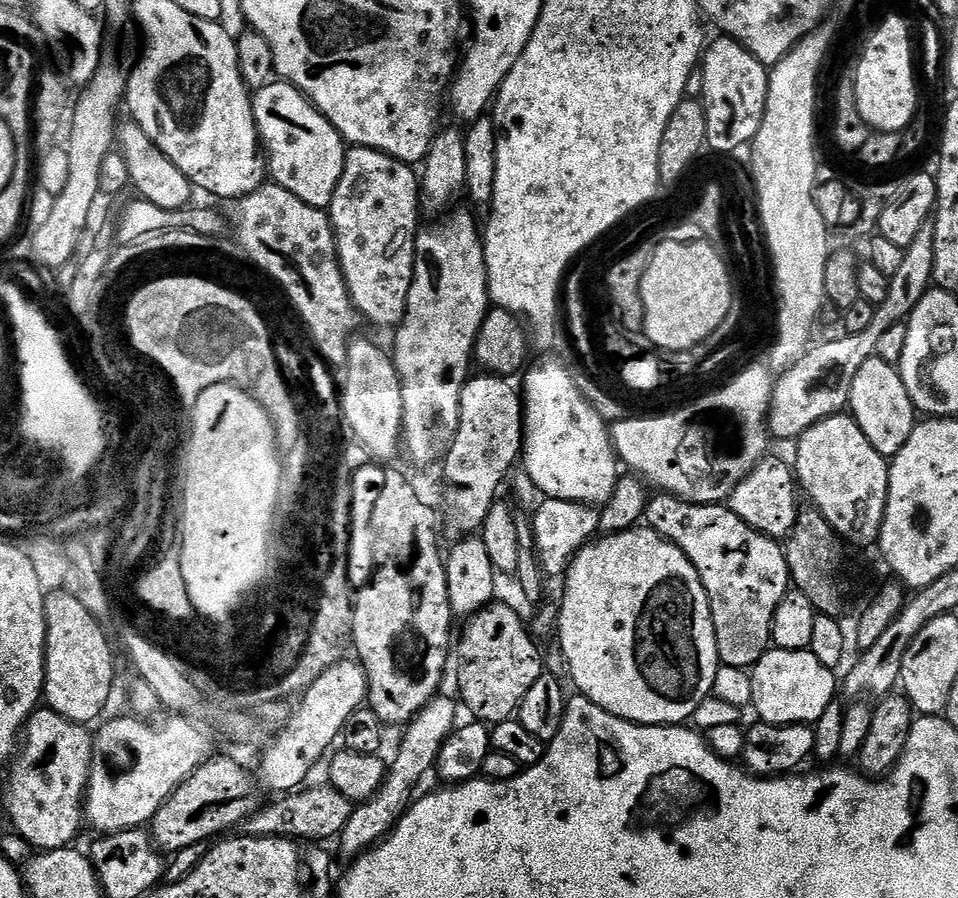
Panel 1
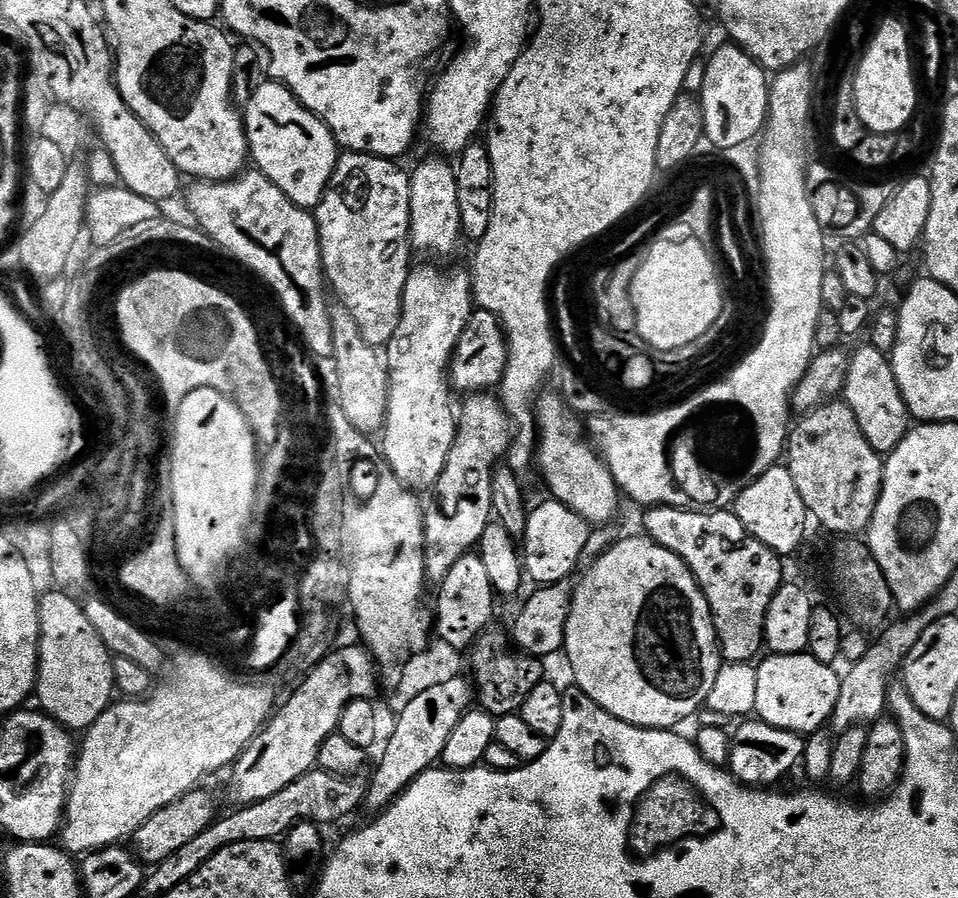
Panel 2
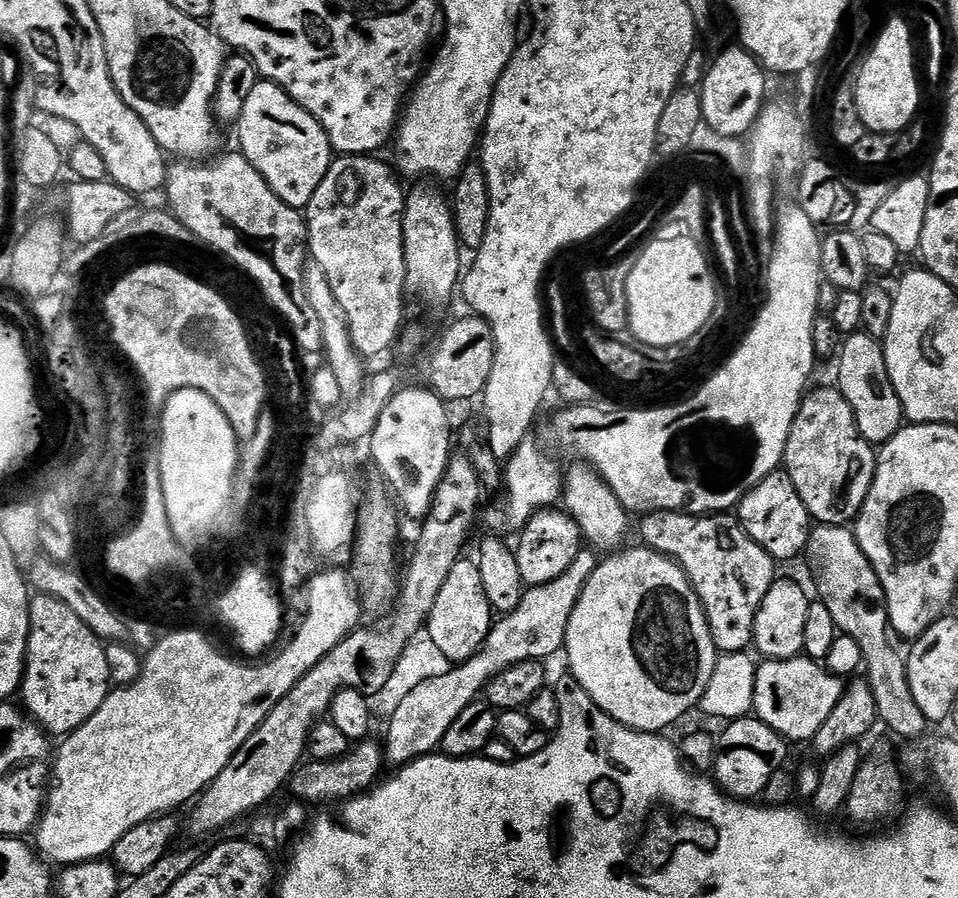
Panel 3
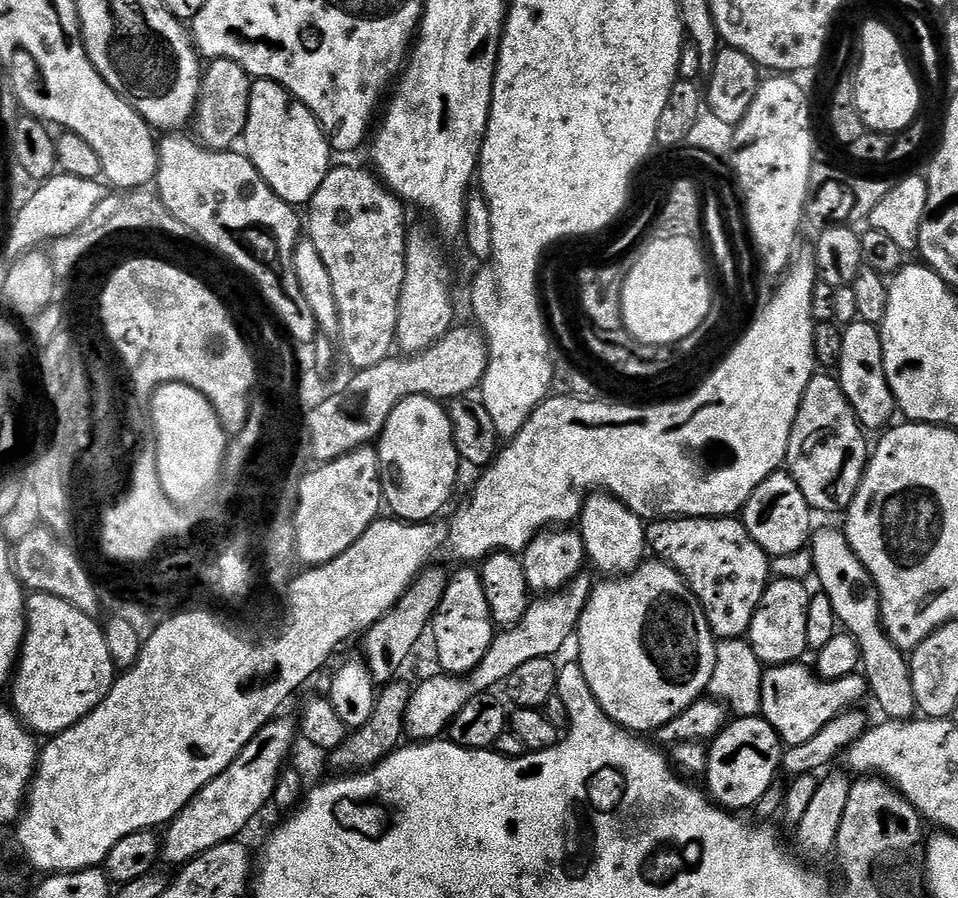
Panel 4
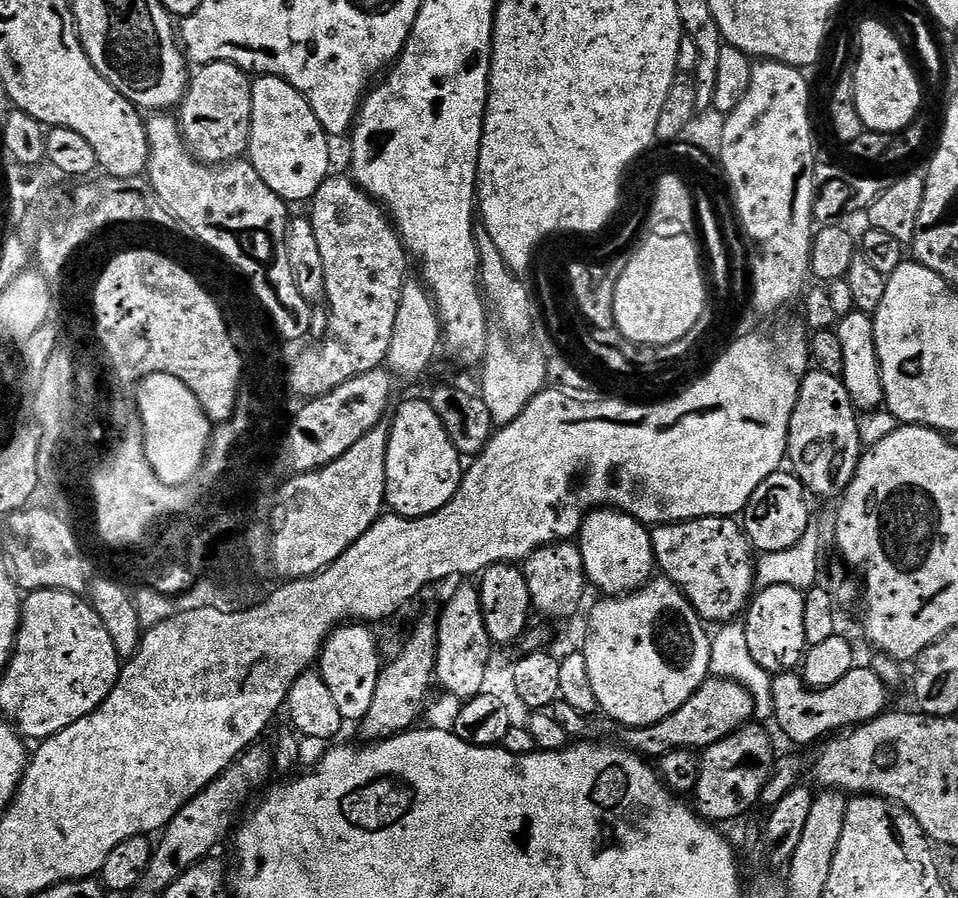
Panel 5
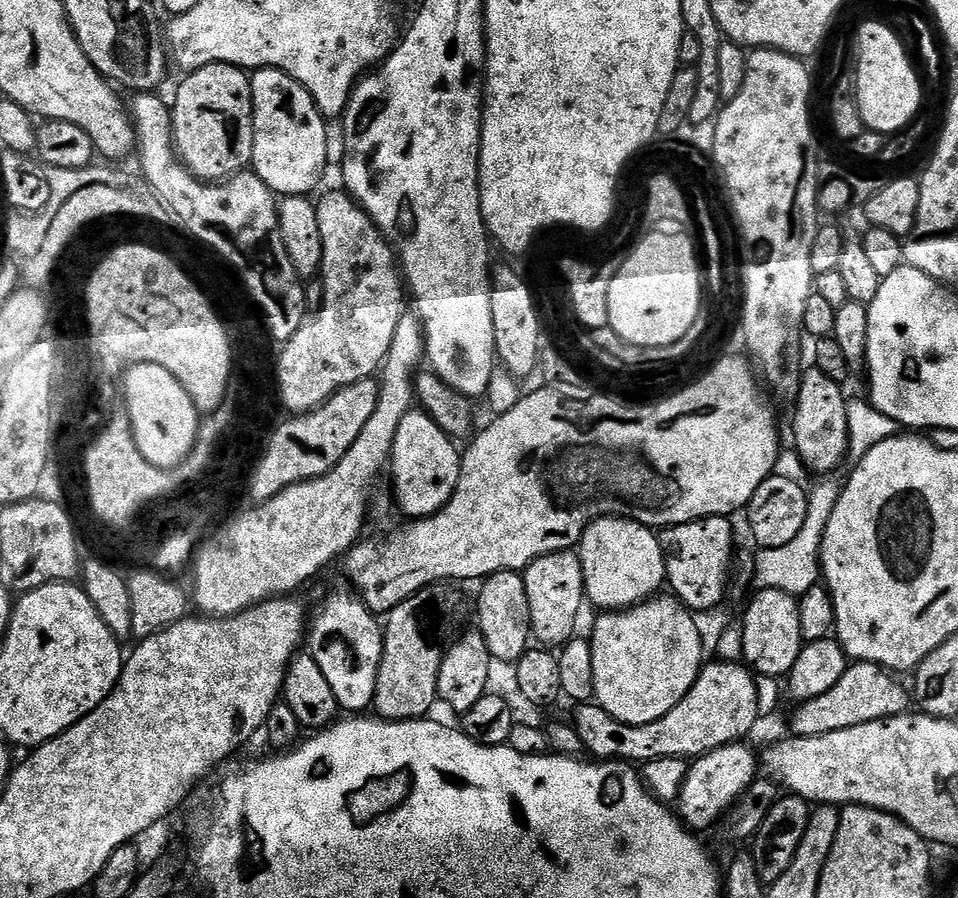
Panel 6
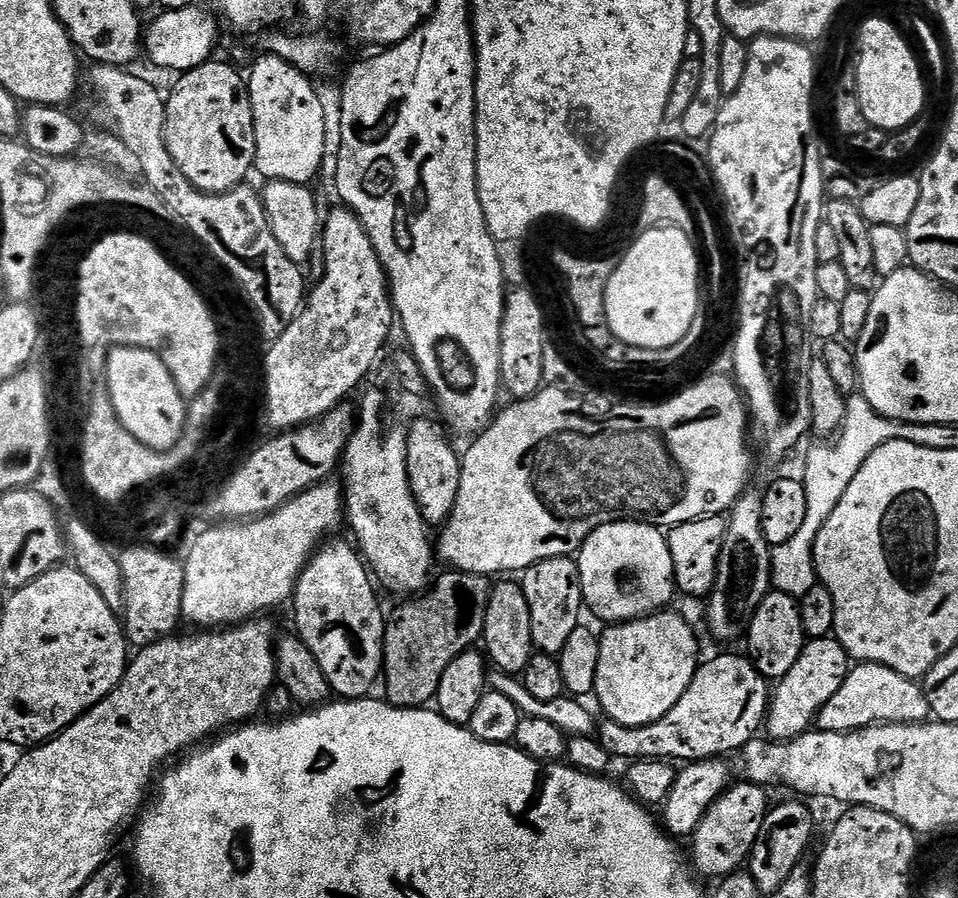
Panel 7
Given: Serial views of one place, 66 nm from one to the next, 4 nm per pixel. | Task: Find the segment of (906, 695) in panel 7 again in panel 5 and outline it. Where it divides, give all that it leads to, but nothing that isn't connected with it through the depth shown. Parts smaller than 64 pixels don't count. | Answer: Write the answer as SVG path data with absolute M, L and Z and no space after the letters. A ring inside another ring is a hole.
M855 666L844 678L825 688L810 688L795 671L781 672L772 677L772 715L774 723L796 744L812 744L815 740L823 741L829 734L851 729L858 724L867 724L876 716L884 715L888 704L889 687L884 685L871 667Z

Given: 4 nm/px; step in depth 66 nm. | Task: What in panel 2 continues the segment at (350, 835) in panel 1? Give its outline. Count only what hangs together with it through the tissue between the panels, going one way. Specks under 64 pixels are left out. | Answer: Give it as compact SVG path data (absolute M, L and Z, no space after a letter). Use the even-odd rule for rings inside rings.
M460 675L448 682L440 681L428 690L423 690L422 694L418 694L401 707L404 709L401 710L400 717L397 718L396 725L393 726L392 733L389 734L388 741L384 744L380 765L377 766L372 780L370 776L370 783L366 788L367 807L376 808L375 810L383 809L389 801L403 794L404 788L410 786L410 782L415 776L419 776L440 760L442 750L446 750L446 738L450 738L450 734L454 734L454 726L458 726L458 722L464 717L465 712L469 711L474 704L473 685L469 681L467 684L465 680L465 677Z

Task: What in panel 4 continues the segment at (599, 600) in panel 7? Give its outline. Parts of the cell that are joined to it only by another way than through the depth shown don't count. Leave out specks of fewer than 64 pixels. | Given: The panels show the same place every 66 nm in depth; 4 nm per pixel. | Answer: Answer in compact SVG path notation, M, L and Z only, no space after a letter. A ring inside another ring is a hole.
M592 494L583 502L578 517L578 531L584 543L584 555L600 574L627 574L637 568L646 556L646 524L622 501L607 494Z

